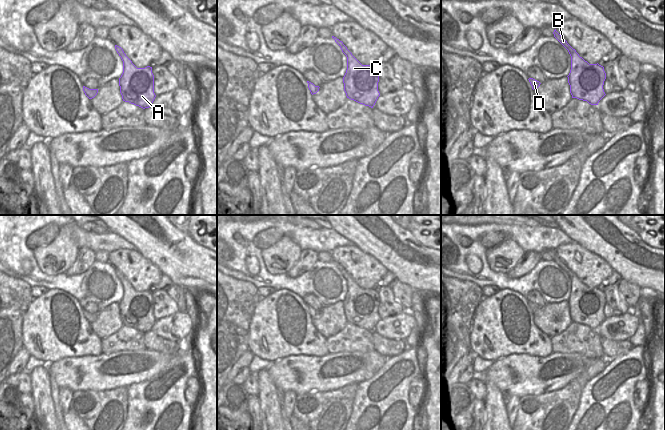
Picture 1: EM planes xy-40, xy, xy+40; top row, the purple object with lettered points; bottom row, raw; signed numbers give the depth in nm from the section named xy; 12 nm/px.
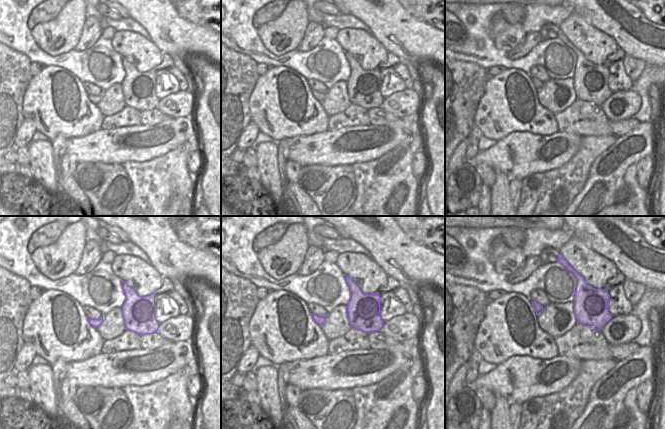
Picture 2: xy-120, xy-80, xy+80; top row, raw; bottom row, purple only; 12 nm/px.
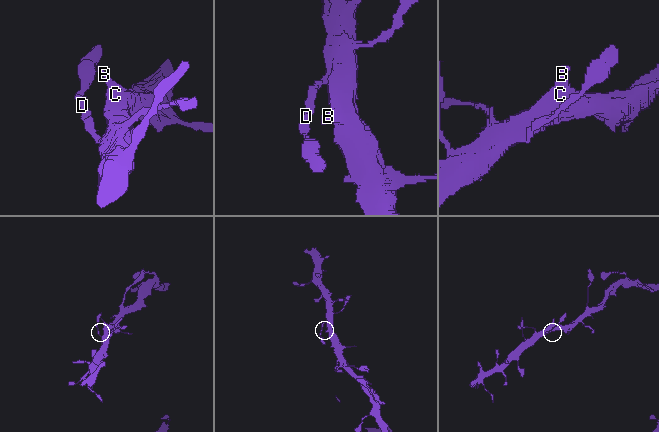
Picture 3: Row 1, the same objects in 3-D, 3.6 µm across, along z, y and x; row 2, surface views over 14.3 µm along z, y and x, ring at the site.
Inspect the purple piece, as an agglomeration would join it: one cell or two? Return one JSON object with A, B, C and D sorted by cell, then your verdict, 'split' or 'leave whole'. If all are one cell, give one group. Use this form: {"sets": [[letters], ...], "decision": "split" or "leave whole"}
{"sets": [["A", "B", "C", "D"]], "decision": "leave whole"}

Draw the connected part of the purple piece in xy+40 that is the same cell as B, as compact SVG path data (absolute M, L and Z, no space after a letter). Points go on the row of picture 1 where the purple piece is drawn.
M556 29L553 34L571 56L571 70L567 77L572 98L587 101L591 105L598 105L599 101L606 95L603 89L606 79L604 67L598 63L589 64L585 61Z

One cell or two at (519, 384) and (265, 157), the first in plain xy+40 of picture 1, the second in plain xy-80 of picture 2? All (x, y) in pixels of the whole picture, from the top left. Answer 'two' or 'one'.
two

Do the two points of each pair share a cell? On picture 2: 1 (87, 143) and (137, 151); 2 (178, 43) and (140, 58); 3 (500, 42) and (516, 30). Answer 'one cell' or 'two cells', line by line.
1: one cell
2: two cells
3: one cell

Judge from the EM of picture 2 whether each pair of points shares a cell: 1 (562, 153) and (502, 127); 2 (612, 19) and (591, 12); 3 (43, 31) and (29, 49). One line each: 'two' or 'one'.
1: two
2: one
3: two

